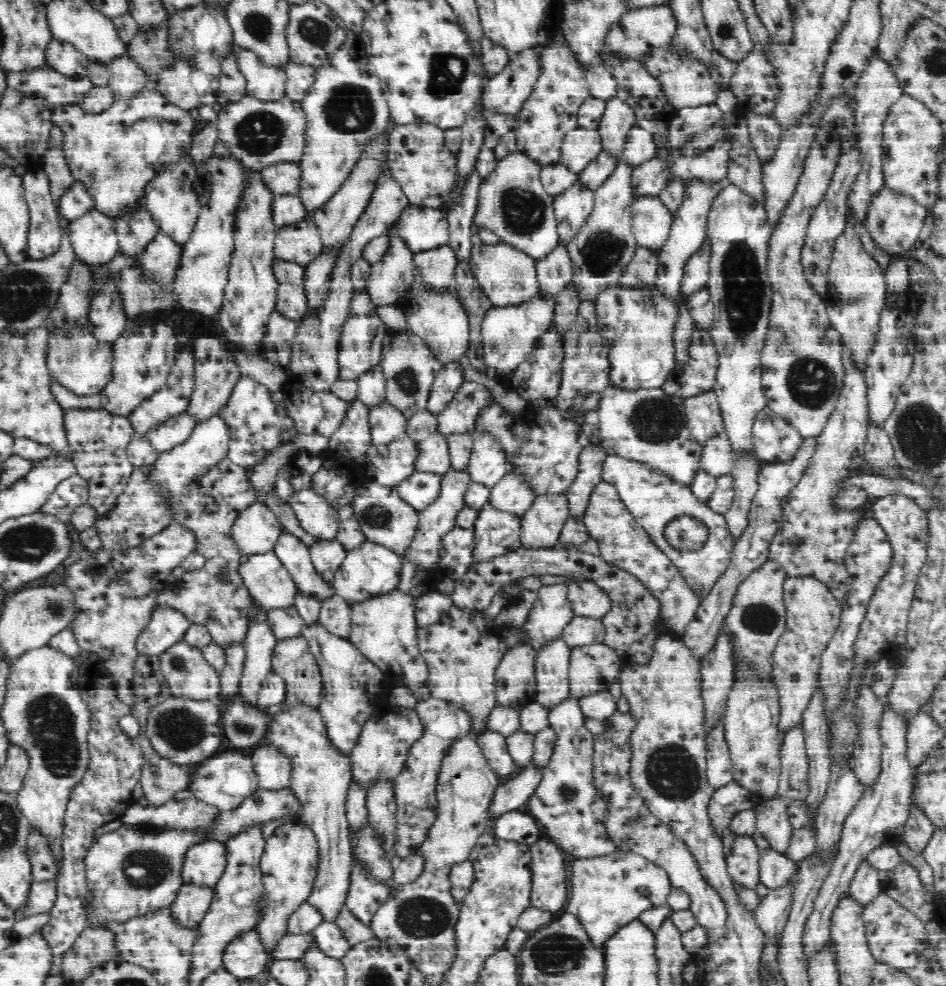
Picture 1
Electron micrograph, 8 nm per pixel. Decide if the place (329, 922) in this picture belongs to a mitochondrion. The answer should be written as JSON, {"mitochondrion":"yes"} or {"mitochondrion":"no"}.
{"mitochondrion":"no"}

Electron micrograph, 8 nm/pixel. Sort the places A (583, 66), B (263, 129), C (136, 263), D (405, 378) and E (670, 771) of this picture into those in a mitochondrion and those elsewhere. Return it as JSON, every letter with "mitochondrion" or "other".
{"A":"other","B":"mitochondrion","C":"other","D":"mitochondrion","E":"mitochondrion"}

